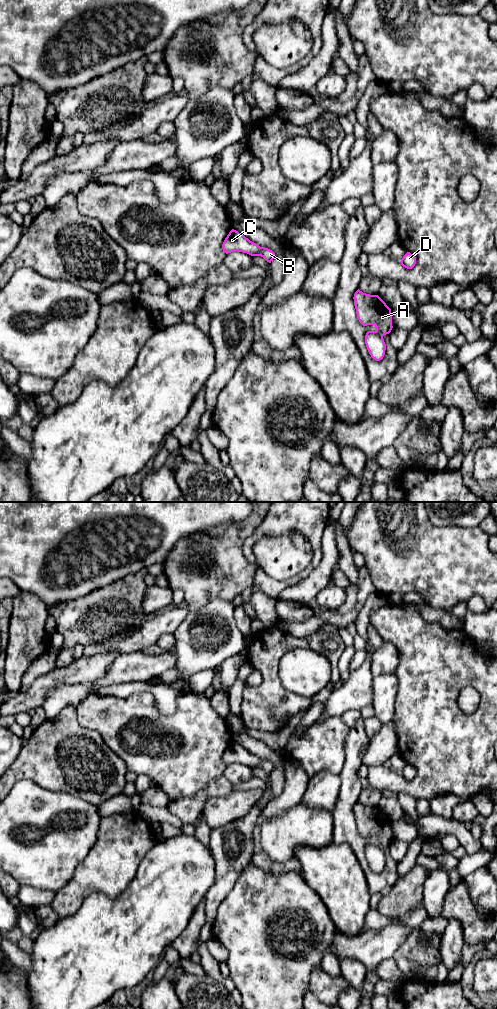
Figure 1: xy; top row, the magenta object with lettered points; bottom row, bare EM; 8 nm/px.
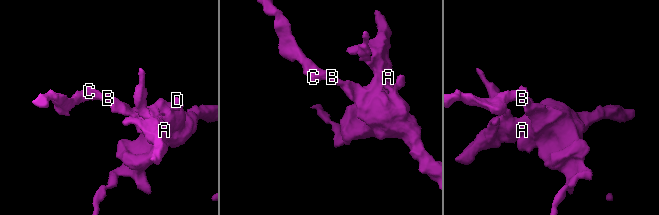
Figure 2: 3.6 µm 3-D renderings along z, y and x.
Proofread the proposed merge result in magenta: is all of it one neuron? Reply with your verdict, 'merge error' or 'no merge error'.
no merge error

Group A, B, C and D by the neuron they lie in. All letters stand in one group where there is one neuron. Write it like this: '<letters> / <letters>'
A B C D

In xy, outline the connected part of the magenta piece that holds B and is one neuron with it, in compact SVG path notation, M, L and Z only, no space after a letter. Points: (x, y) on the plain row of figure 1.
M232 741L225 750L222 761L226 766L238 763L251 768L261 768L269 775L271 775L275 769L275 765L272 762L260 759L234 741Z

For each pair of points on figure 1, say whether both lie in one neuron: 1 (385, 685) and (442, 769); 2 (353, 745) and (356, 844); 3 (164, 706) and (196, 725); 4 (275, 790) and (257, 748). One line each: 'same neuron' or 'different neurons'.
1: different neurons
2: same neuron
3: different neurons
4: same neuron

